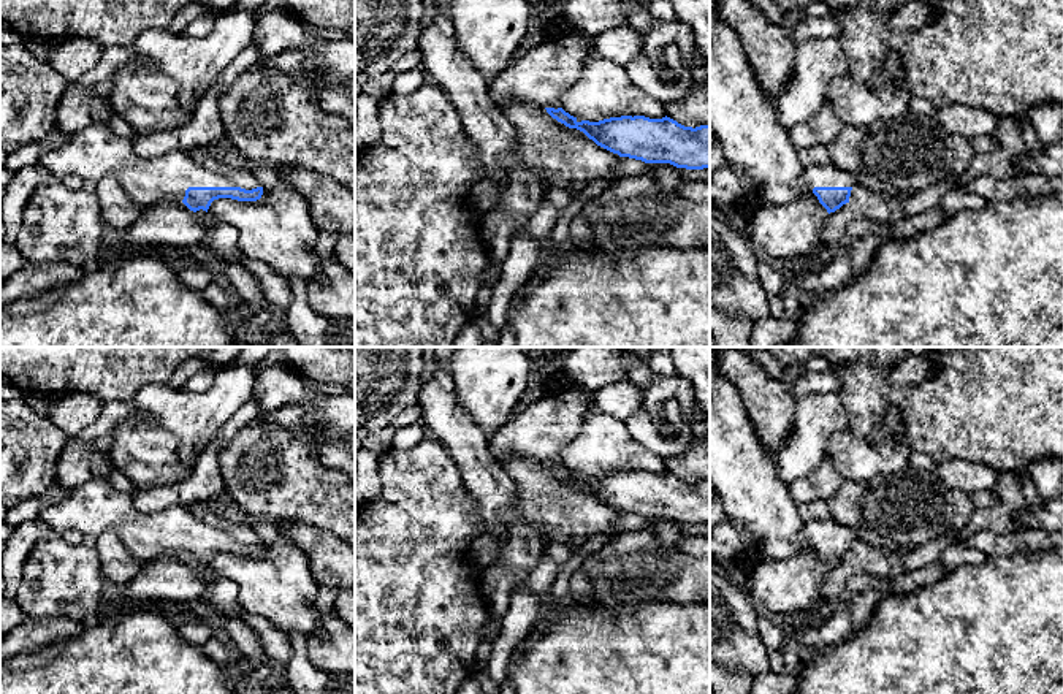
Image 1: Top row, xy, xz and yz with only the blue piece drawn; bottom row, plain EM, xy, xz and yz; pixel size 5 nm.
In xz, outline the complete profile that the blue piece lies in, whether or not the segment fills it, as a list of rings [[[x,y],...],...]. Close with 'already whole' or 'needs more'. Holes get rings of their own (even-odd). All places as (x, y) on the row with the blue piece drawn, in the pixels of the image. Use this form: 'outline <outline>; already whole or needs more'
outline [[[545,108],[569,128],[583,132],[597,146],[645,163],[670,163],[676,168],[710,168],[710,125],[684,127],[670,117],[621,116],[599,122],[581,120],[562,108]]]; already whole

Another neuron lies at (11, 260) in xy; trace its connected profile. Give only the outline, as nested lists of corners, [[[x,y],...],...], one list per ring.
[[[0,242],[0,279],[5,280],[22,268],[25,258],[10,244]]]

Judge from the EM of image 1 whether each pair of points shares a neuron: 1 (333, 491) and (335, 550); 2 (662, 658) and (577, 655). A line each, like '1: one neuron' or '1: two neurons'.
1: two neurons
2: one neuron

